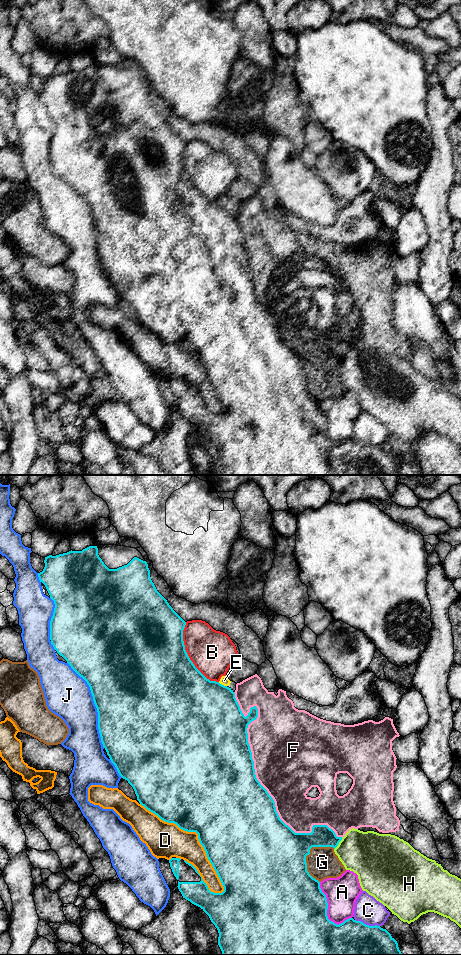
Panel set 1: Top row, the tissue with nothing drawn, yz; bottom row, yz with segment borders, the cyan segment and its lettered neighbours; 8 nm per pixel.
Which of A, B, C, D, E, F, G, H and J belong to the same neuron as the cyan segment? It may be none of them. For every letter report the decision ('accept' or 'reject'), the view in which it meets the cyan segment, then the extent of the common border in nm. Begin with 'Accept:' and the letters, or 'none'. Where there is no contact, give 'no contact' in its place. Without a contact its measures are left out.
Accept: none
A: reject; meets cyan in yz; contact 400 nm long
B: reject; meets cyan in yz; contact 550 nm long
C: reject; meets cyan in yz; contact 200 nm long
D: reject; meets cyan in yz; contact 1000 nm long
E: reject; meets cyan in yz; contact 80 nm long
F: reject; meets cyan in yz; contact 1450 nm long
G: reject; meets cyan in yz; contact 320 nm long
H: reject; meets cyan in yz; contact 120 nm long
J: reject; meets cyan in yz; contact 750 nm long

